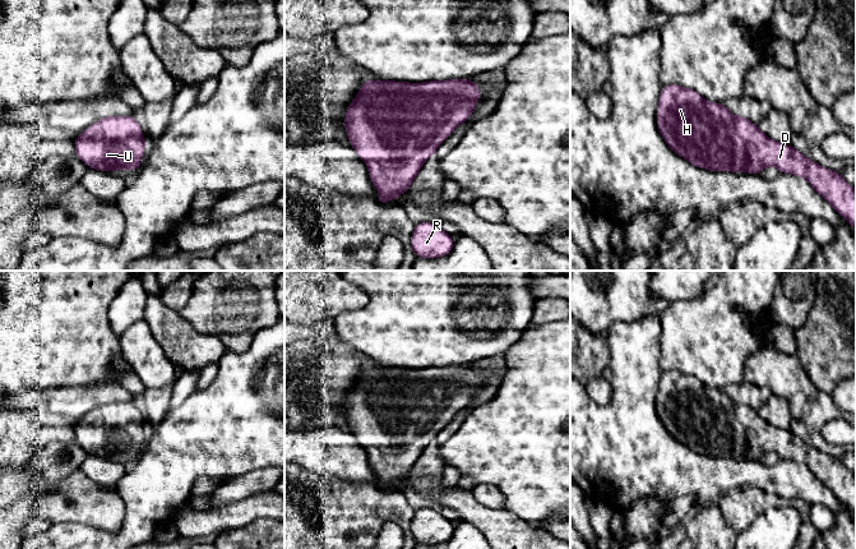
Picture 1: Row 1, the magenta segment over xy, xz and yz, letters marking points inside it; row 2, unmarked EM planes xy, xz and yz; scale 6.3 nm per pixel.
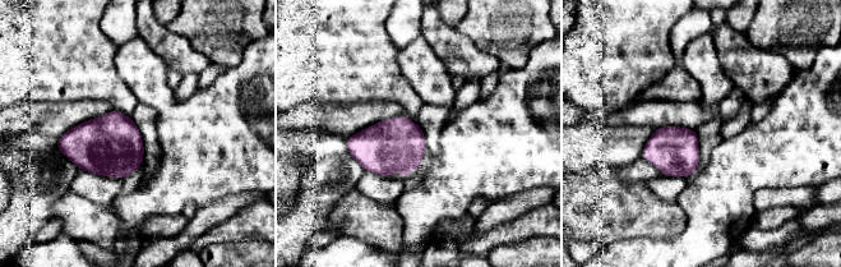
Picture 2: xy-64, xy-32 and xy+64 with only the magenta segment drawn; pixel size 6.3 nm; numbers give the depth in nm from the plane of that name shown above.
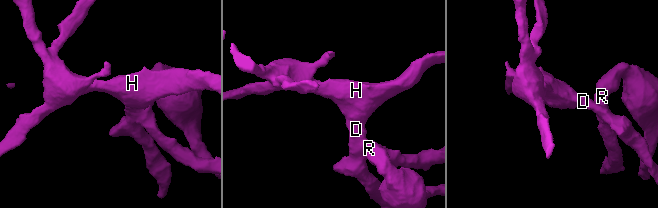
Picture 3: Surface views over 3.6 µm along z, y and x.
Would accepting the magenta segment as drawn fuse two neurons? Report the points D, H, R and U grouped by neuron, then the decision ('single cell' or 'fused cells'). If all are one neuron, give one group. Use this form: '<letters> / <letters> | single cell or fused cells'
D H R U | single cell

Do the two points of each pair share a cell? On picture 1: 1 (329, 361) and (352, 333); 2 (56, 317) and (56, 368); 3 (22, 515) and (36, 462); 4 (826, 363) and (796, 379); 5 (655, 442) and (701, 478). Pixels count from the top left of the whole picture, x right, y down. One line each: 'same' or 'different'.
1: different
2: same
3: same
4: different
5: same

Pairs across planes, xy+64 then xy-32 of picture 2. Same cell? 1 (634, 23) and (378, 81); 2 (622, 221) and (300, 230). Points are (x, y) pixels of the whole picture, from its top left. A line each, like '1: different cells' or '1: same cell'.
1: same cell
2: different cells

